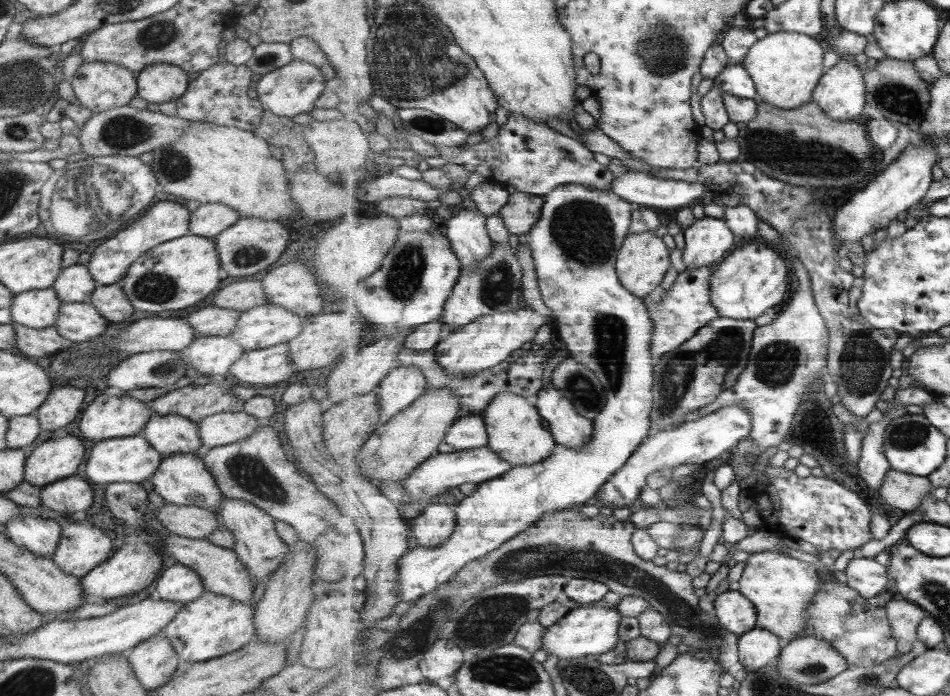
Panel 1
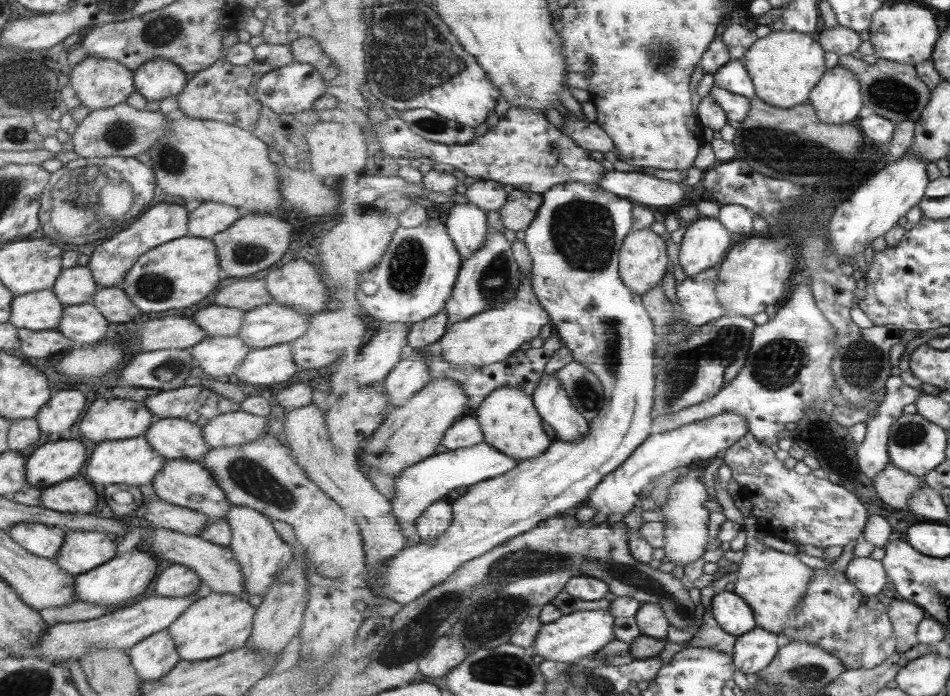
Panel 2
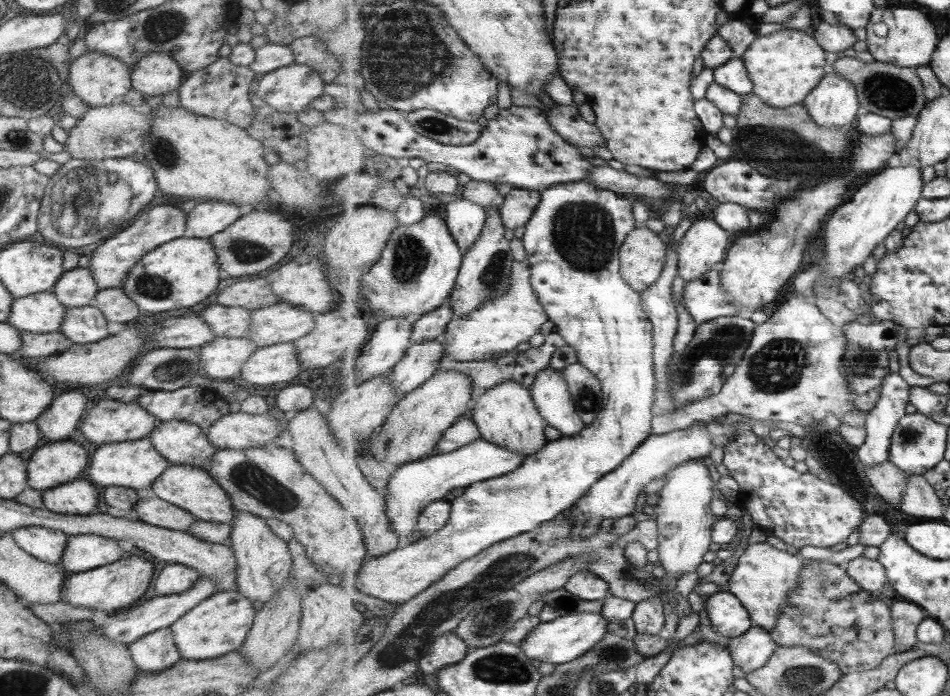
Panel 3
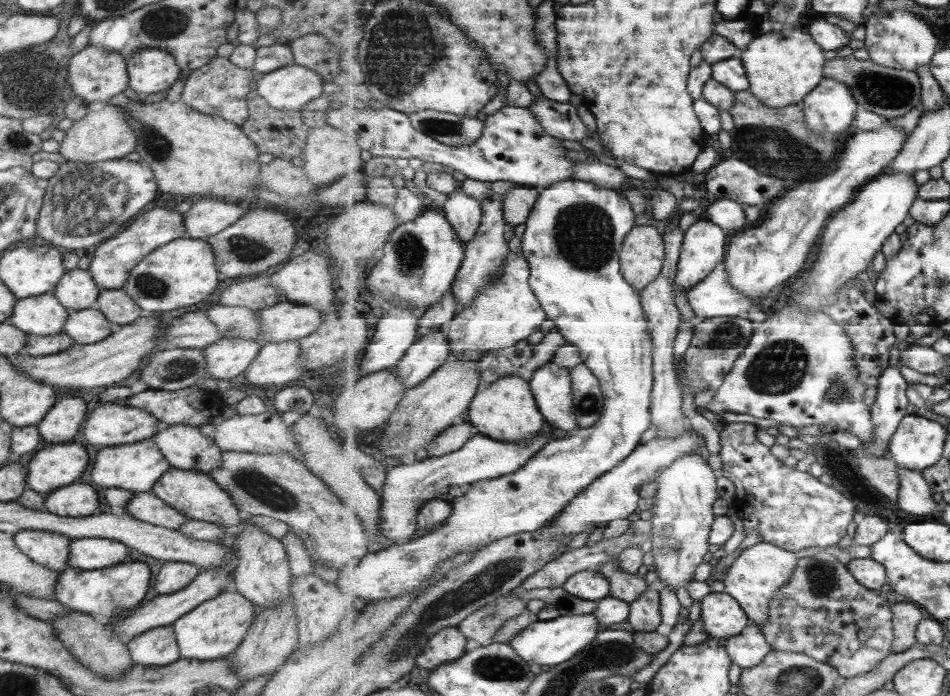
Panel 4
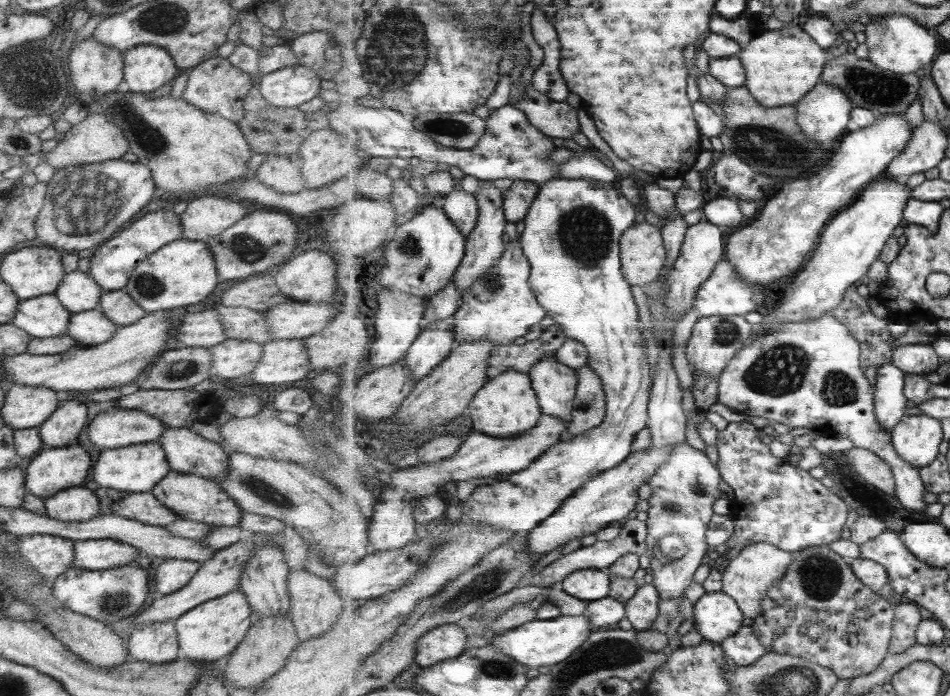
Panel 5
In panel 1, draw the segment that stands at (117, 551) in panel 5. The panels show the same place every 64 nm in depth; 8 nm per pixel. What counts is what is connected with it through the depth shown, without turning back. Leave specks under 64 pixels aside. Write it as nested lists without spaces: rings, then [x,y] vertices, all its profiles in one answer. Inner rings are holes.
[[[63,523],[60,528],[61,535],[50,559],[65,574],[79,579],[96,564],[109,558],[113,548],[111,538],[99,527]]]

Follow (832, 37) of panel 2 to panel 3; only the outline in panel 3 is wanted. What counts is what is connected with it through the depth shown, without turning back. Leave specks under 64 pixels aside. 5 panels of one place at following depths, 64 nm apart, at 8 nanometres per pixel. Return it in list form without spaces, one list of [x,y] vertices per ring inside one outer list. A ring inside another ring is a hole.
[[[818,21],[812,29],[817,42],[829,52],[845,52],[855,46],[857,36],[853,29],[839,22],[836,25],[827,24],[824,21]]]

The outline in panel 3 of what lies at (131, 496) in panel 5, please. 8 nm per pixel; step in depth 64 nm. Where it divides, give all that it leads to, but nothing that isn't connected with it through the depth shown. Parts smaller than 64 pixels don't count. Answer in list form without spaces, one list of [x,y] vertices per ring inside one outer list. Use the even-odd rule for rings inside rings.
[[[159,498],[138,499],[131,508],[136,511],[139,521],[169,530],[185,532],[198,521],[189,511],[177,508]]]

